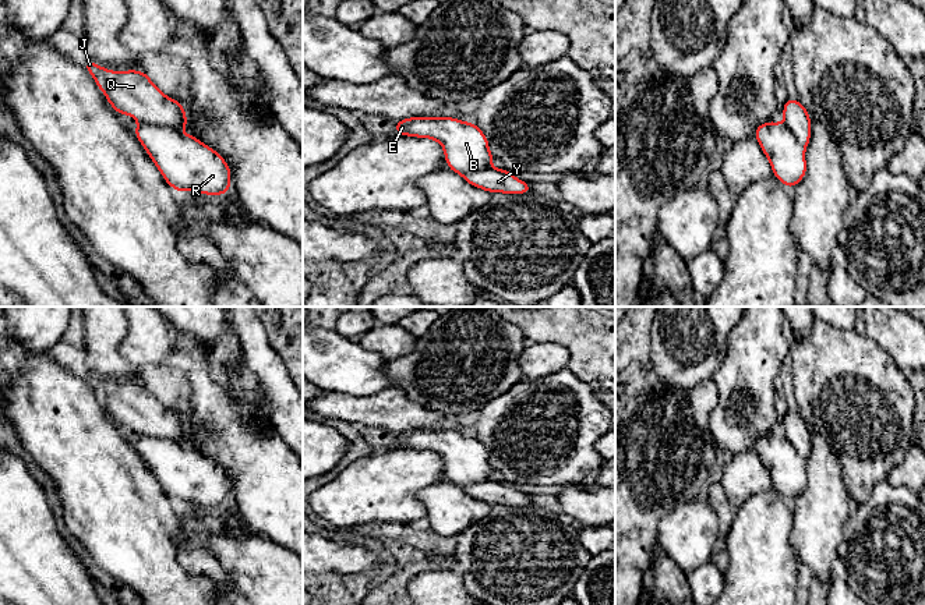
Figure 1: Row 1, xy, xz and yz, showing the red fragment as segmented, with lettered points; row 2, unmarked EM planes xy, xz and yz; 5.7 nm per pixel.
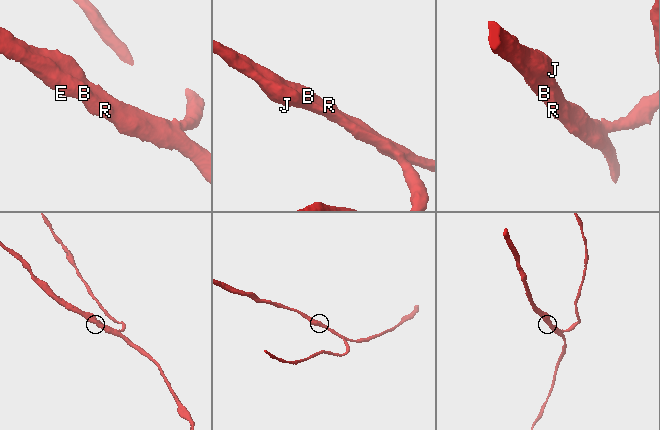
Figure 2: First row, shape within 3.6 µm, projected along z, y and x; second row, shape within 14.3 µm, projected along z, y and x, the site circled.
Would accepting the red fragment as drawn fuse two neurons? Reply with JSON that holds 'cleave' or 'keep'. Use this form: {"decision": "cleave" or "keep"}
{"decision": "keep"}

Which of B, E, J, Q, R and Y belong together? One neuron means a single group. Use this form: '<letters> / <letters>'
B E J Q R Y

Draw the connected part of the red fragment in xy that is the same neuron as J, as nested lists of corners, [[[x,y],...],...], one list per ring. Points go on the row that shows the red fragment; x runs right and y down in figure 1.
[[[87,60],[82,66],[119,114],[128,114],[138,121],[134,131],[165,181],[177,192],[197,191],[206,195],[223,195],[230,190],[232,169],[215,149],[198,138],[181,132],[188,127],[184,106],[167,98],[146,75],[138,70],[112,71]]]

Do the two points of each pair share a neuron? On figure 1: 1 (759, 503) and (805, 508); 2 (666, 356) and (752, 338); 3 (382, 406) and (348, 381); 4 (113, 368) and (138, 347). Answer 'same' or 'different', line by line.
1: different
2: different
3: different
4: different

